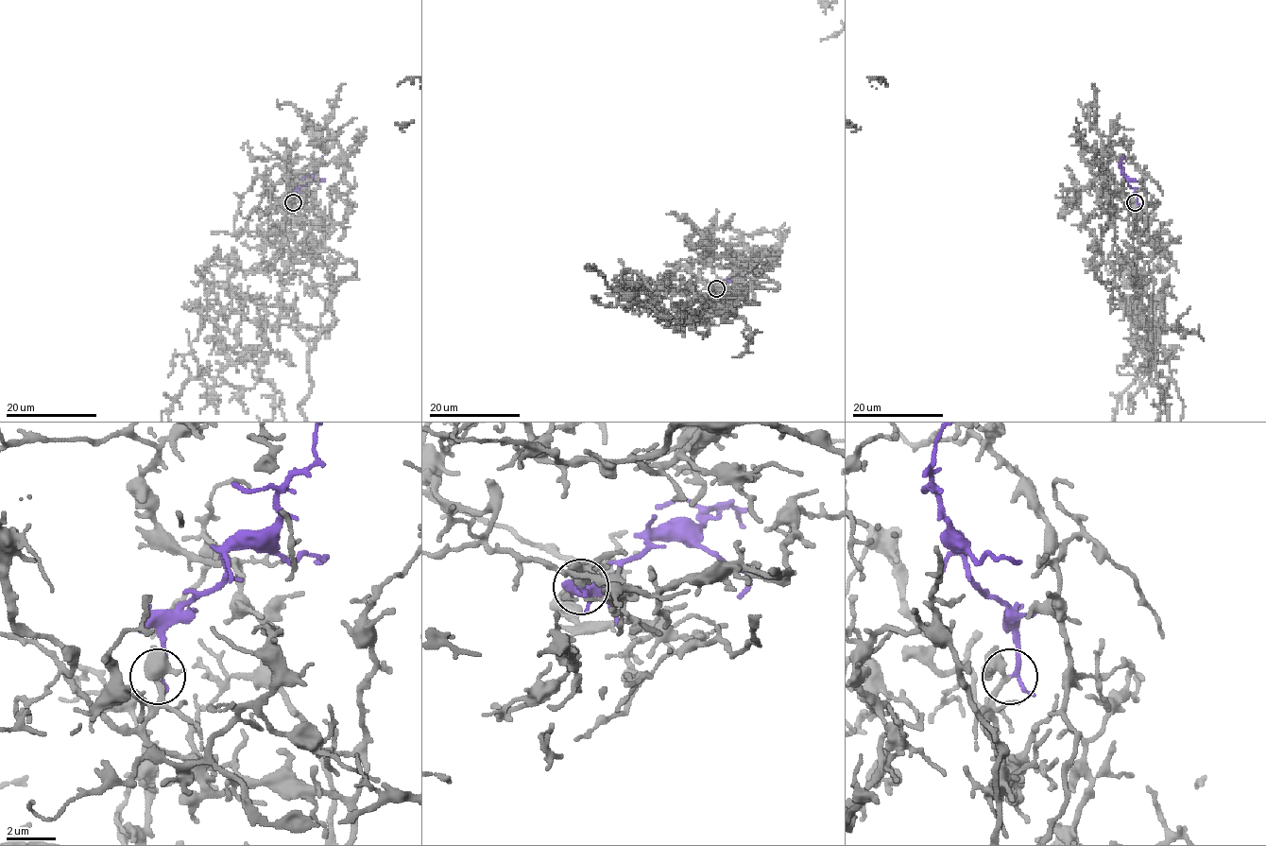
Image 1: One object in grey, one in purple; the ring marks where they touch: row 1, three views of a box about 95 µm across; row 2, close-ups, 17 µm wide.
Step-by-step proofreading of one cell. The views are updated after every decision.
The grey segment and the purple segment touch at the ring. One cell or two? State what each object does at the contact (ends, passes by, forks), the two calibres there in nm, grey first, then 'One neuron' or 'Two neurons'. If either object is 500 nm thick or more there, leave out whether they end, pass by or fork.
At the ring grey forks. At the ring purple passes by. Thickness 280 nm (grey) against 160 nm. One neuron

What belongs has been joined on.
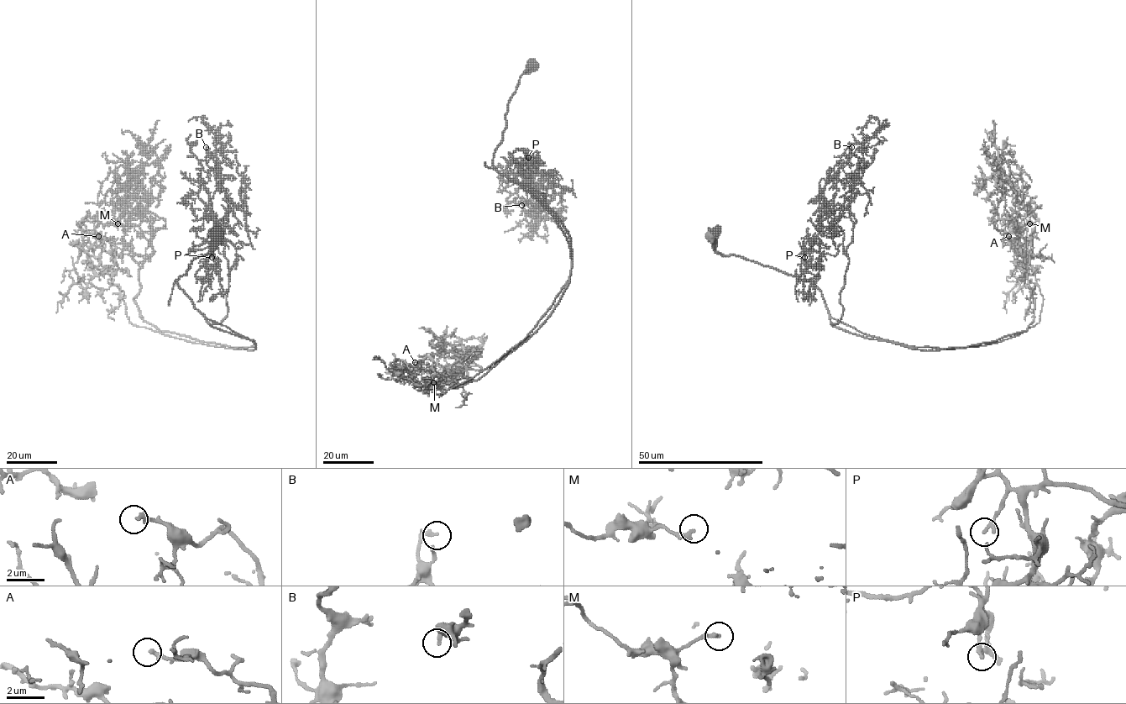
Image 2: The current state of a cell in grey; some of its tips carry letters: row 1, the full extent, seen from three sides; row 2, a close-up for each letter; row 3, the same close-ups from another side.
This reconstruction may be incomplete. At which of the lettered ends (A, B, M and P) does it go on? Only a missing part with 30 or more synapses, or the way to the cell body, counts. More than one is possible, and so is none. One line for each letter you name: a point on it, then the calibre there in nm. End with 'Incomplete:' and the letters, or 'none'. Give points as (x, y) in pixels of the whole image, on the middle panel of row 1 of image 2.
A: Place: (415, 362). Thickness 220 nm
Incomplete: A

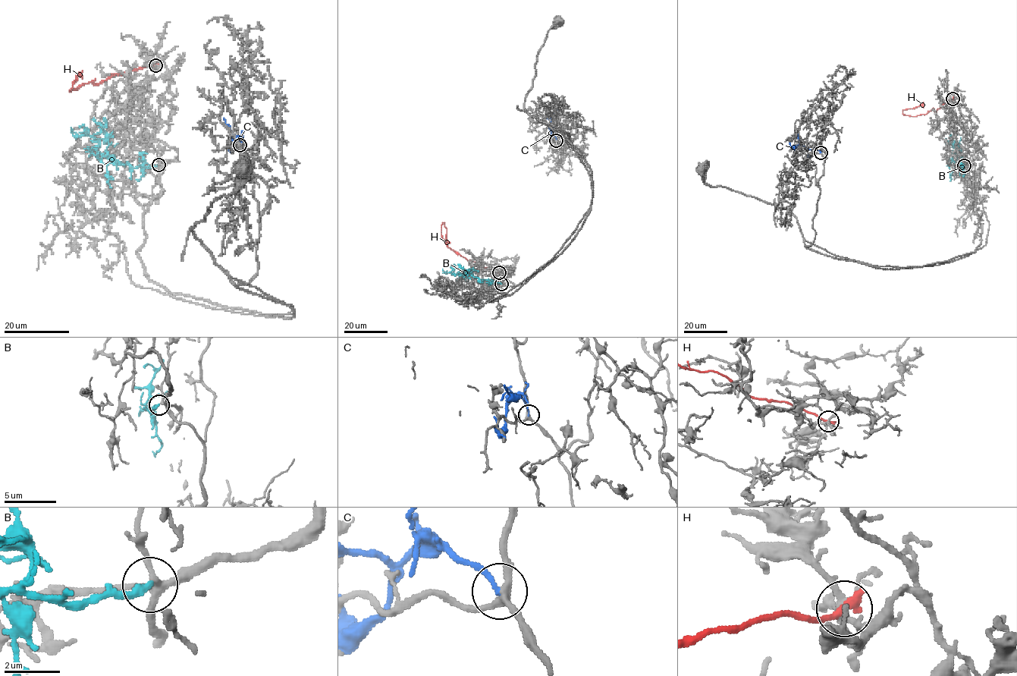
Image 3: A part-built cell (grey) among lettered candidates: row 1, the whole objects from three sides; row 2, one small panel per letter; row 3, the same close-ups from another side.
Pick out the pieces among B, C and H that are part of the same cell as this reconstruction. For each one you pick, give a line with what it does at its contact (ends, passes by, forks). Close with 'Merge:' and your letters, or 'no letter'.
B: It ends there
Merge: B

